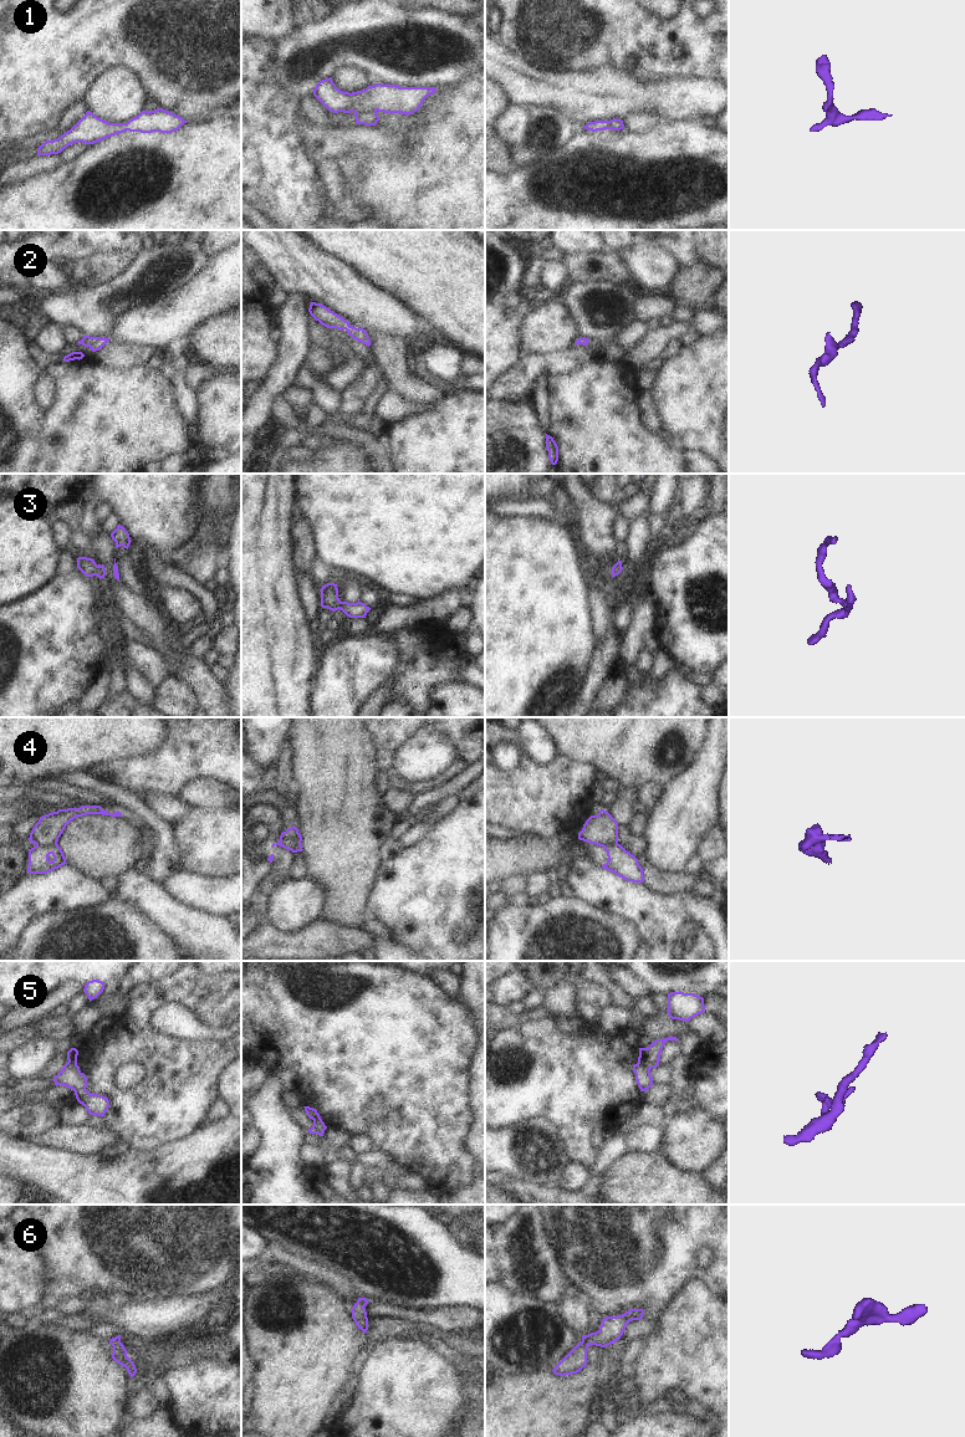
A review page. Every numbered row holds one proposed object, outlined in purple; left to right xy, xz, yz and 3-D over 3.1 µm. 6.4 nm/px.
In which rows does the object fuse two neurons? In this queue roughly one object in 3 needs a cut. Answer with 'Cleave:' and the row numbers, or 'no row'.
Cleave: 4, 5

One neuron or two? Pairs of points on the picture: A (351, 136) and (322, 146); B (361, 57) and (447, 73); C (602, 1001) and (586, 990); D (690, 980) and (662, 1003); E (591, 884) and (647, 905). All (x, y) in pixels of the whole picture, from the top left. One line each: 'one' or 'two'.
A: one
B: one
C: one
D: two
E: one

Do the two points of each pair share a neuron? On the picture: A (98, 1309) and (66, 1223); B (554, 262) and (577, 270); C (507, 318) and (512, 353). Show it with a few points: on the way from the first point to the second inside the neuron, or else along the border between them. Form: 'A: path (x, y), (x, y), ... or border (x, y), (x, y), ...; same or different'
A: border (107, 1294), (87, 1294), (83, 1297); different
B: border (557, 256), (563, 264), (570, 280); different
C: path (507, 327), (507, 344); same

